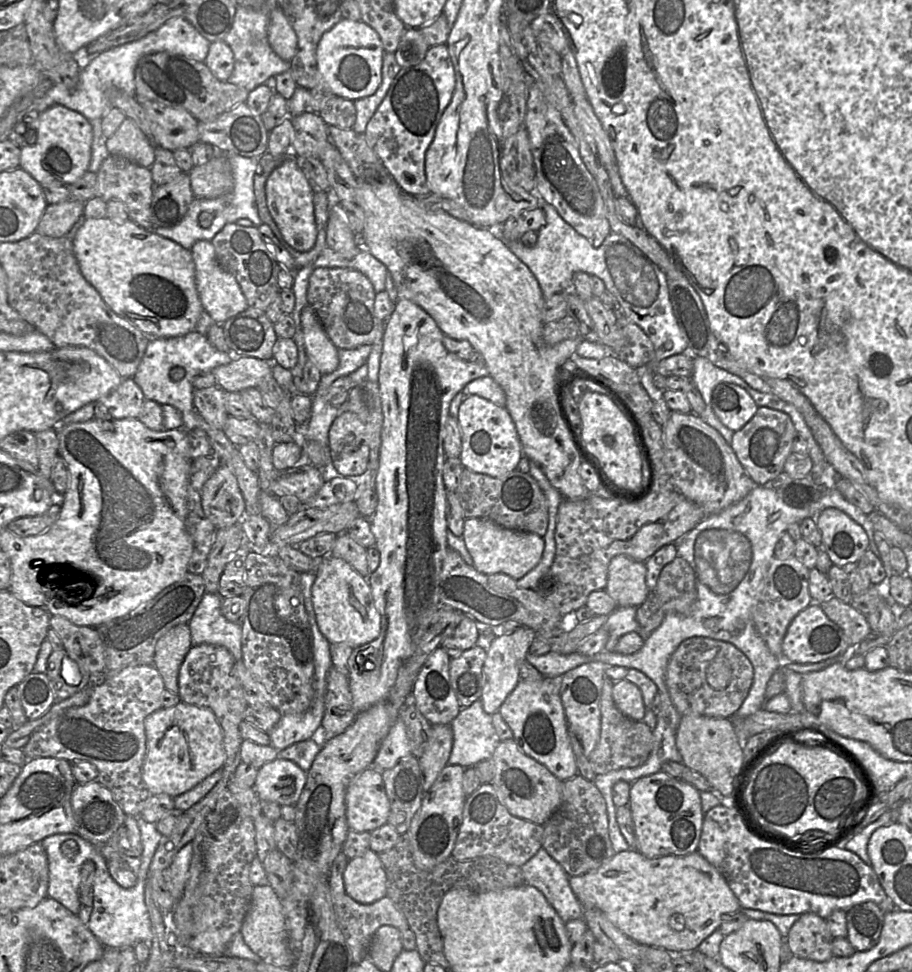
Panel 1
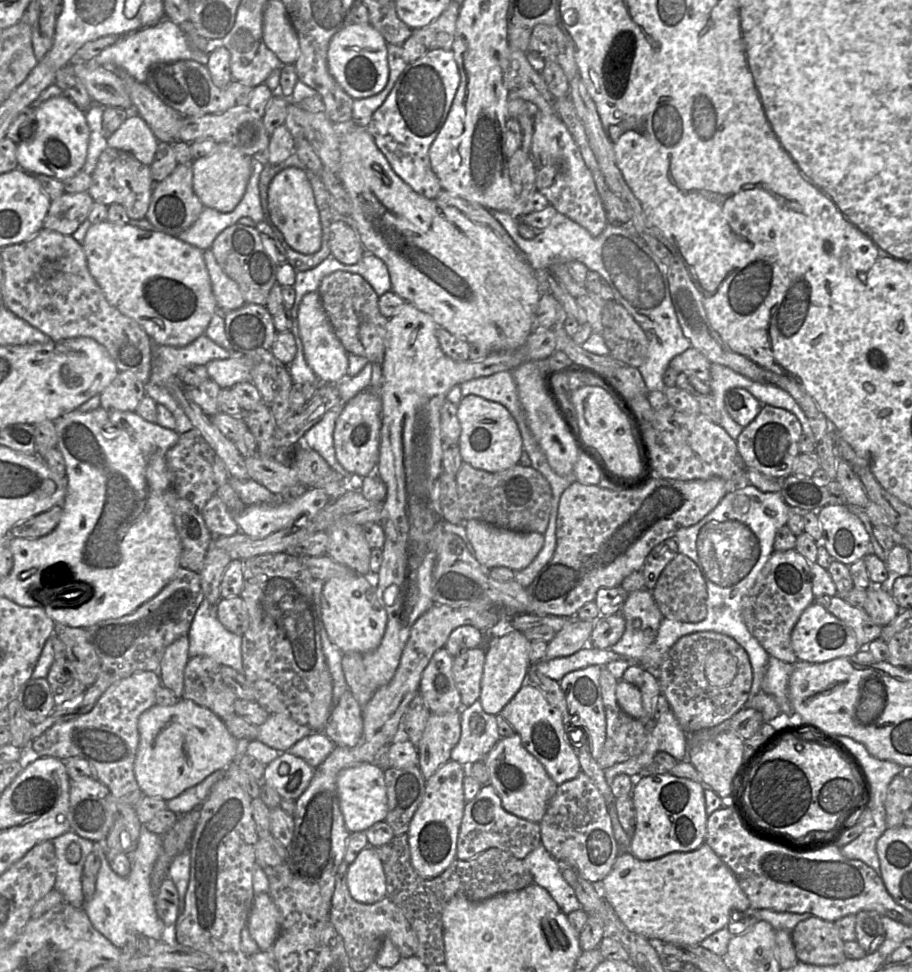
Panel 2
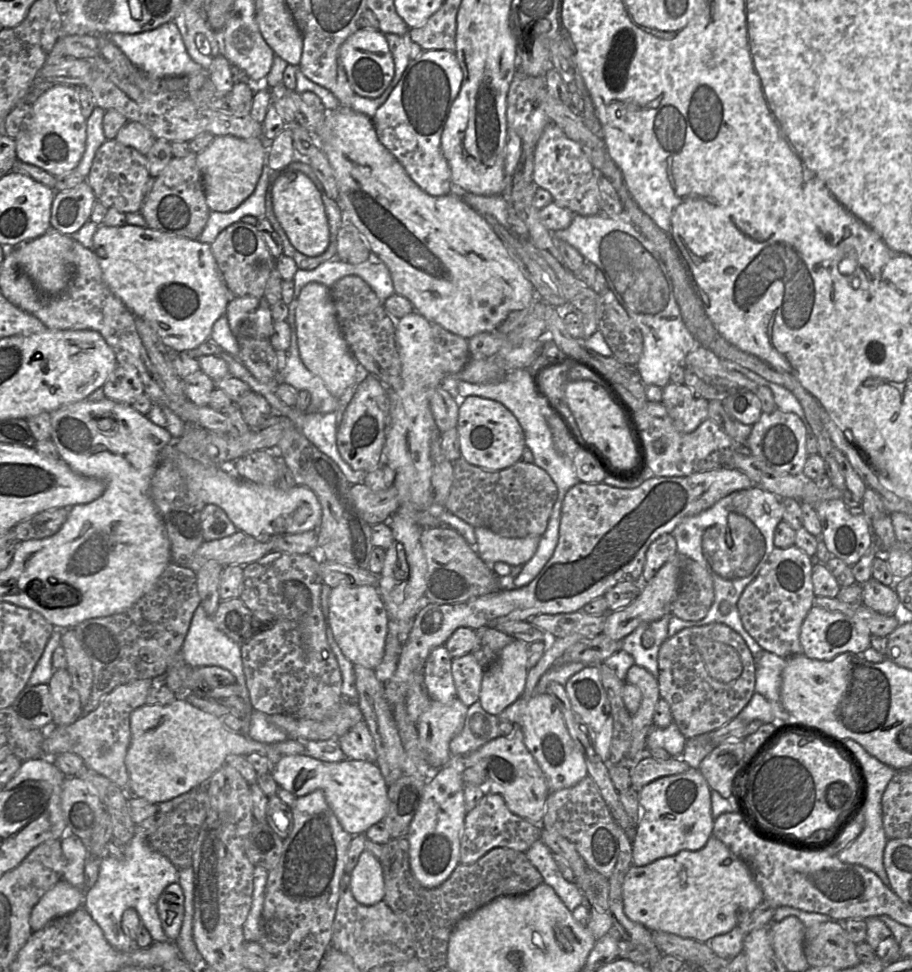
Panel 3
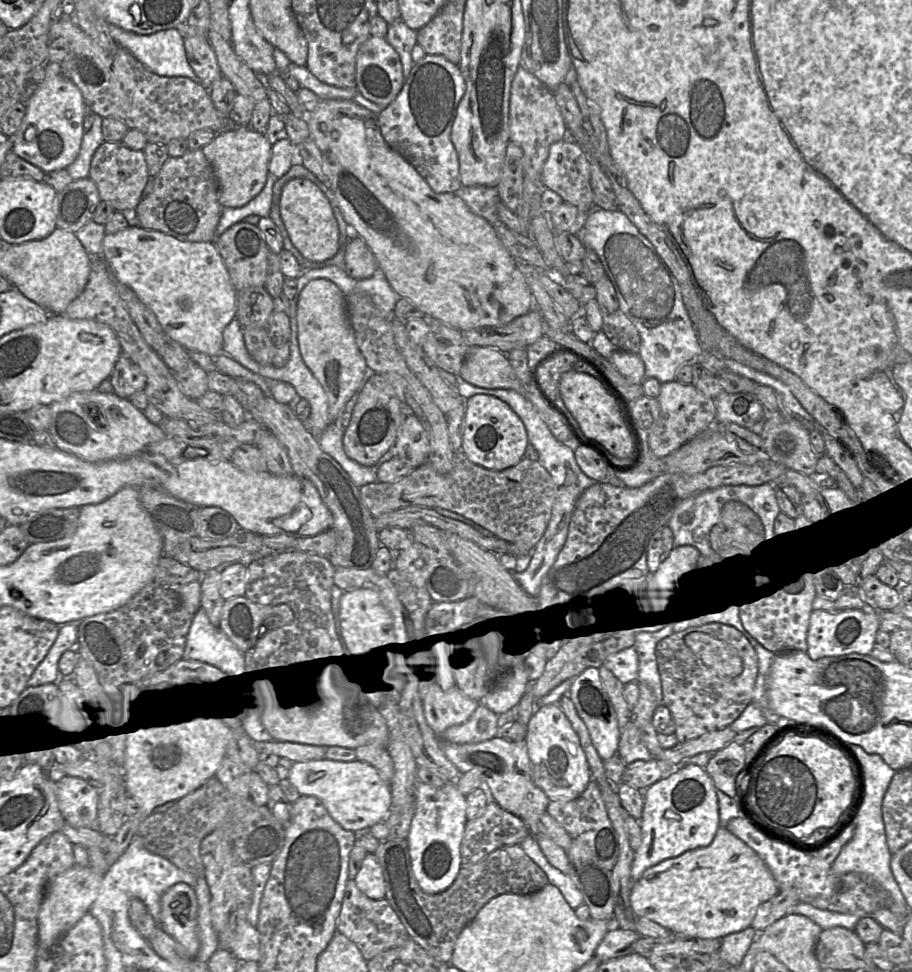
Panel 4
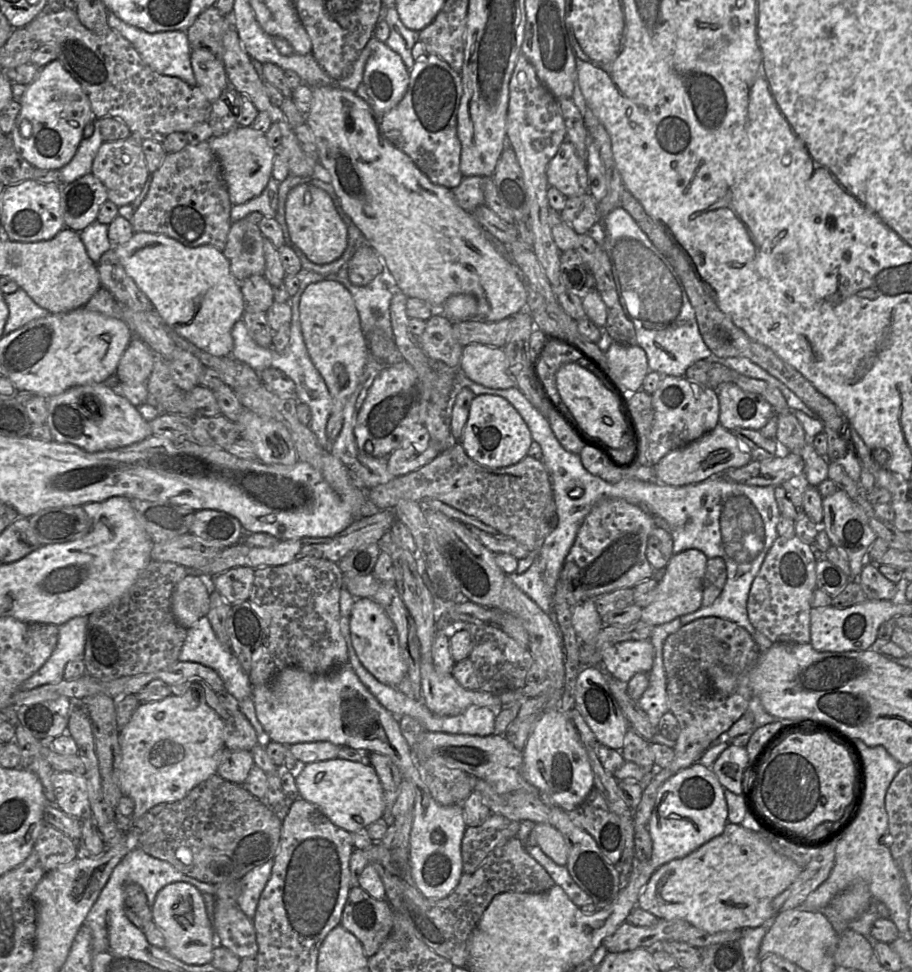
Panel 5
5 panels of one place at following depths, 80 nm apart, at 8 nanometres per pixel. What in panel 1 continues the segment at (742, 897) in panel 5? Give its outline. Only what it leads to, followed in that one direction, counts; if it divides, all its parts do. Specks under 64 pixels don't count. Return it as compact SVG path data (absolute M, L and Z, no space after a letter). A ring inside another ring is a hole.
M637 850L618 852L597 869L573 876L570 887L581 906L596 906L619 930L635 942L668 952L696 949L718 929L722 916L740 911L741 904L726 880L699 852L648 859Z

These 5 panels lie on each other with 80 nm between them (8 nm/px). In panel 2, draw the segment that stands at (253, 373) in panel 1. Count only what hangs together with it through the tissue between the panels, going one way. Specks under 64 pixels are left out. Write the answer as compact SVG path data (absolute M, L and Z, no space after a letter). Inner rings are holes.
M246 355L212 360L205 366L209 379L212 379L221 389L230 389L239 382L251 381L253 360Z

